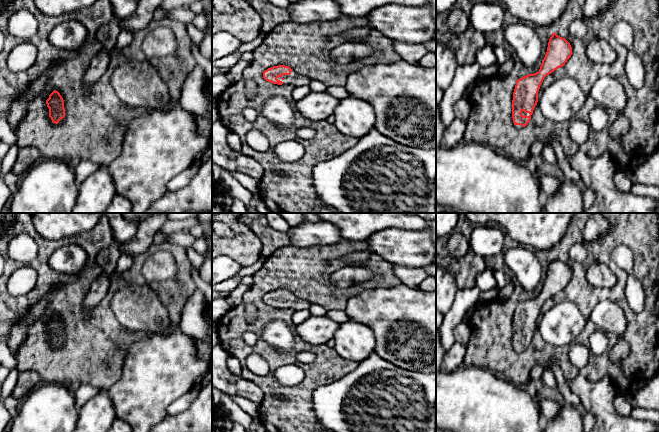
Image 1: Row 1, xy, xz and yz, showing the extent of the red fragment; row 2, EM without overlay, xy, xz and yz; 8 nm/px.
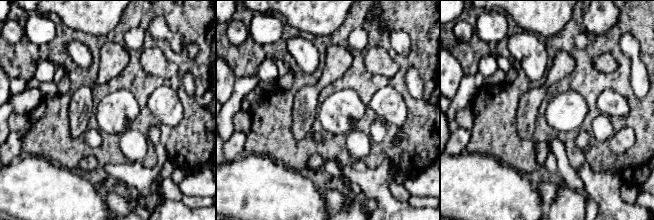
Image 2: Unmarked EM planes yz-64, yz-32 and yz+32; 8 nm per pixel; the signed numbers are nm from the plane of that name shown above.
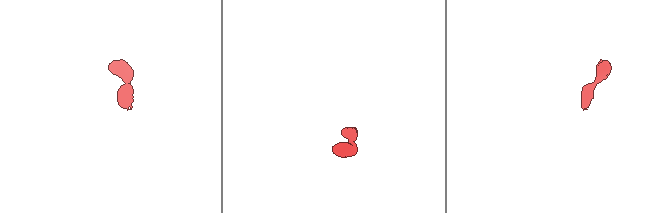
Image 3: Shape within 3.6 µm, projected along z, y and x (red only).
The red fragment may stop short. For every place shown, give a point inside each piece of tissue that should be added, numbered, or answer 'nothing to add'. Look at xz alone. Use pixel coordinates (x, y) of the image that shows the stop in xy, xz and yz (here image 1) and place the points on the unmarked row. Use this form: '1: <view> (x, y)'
1: xz (295, 303)

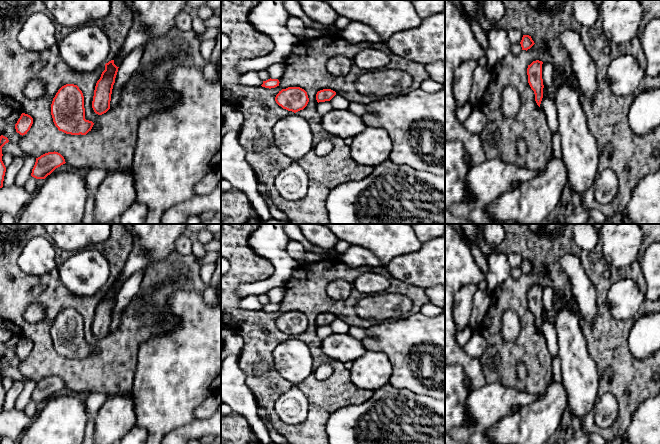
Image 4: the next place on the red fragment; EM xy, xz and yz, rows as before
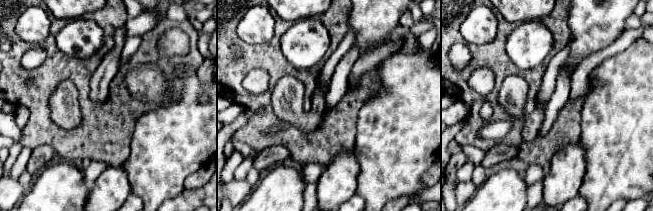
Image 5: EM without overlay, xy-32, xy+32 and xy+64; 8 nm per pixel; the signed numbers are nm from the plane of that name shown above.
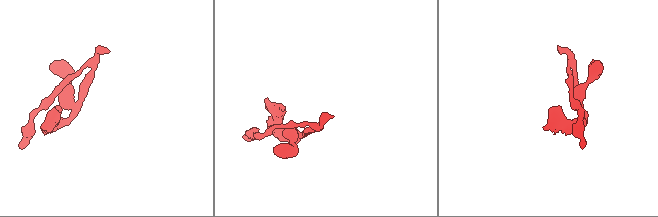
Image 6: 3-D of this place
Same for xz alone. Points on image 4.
nothing to add

